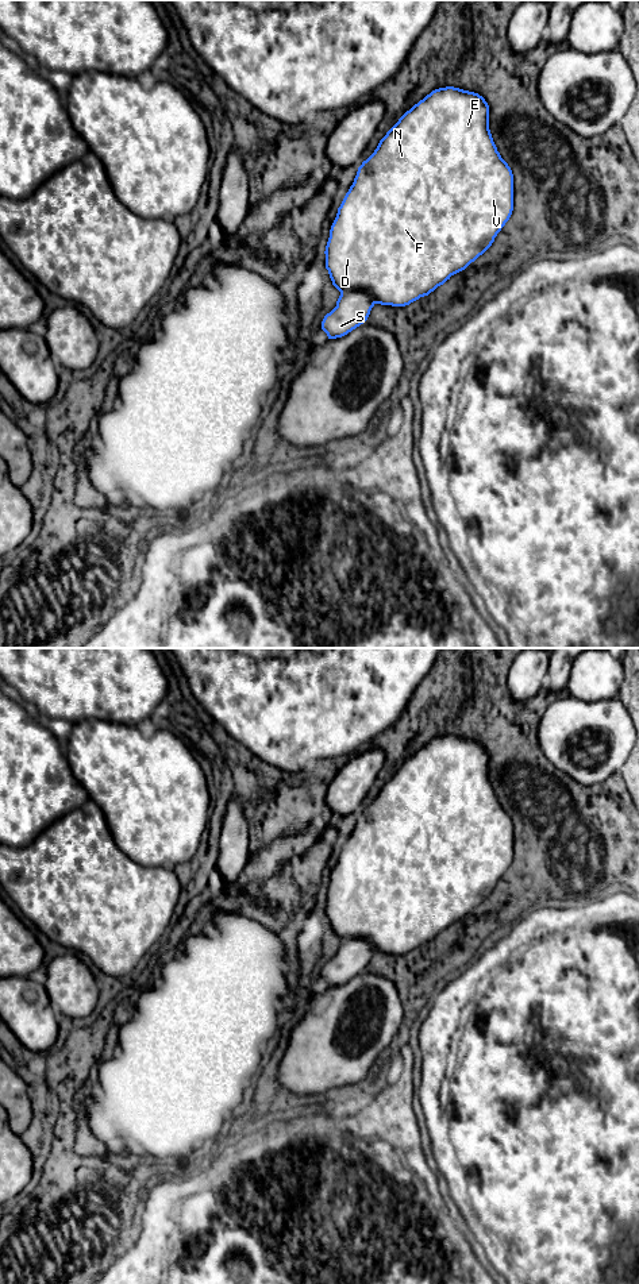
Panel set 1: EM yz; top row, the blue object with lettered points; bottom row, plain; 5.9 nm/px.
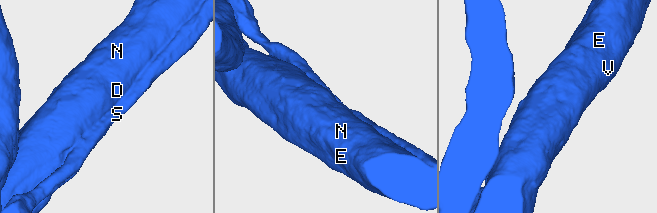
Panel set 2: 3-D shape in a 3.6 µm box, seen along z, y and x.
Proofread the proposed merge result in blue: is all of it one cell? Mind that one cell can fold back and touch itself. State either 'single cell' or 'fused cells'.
fused cells

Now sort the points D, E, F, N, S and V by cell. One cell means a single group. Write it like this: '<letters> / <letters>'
D E F N V / S

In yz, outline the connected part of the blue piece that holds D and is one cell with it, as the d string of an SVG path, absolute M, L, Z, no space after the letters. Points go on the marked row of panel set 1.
M439 88L407 111L358 167L330 230L326 269L340 293L363 290L374 304L405 306L482 255L512 211L513 174L493 142L488 103L474 92Z

